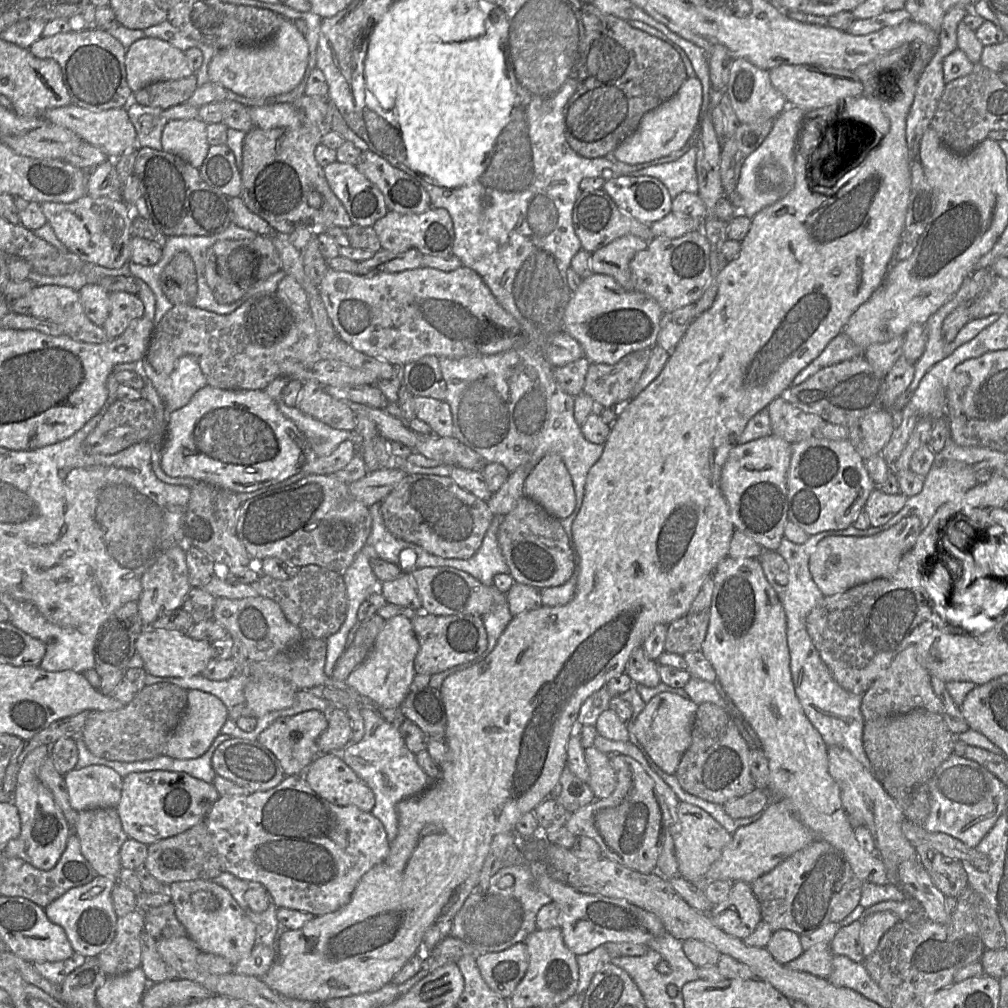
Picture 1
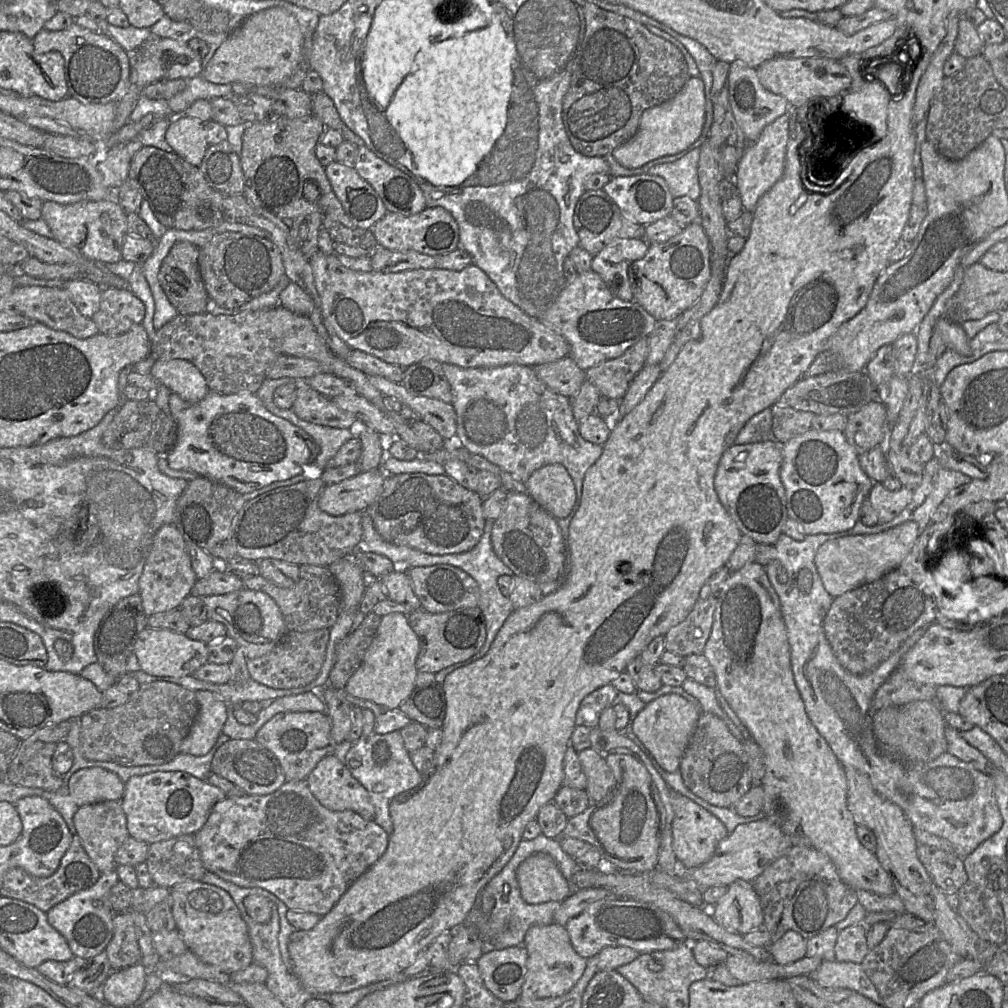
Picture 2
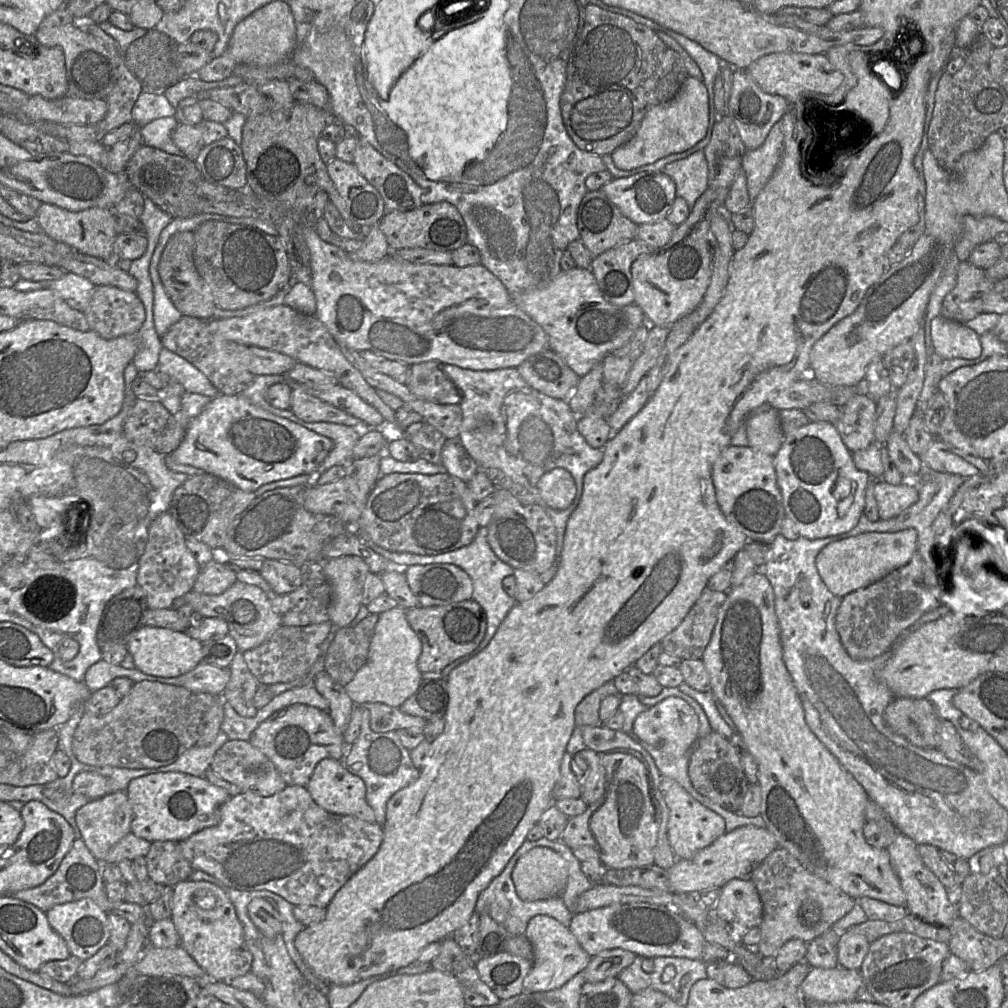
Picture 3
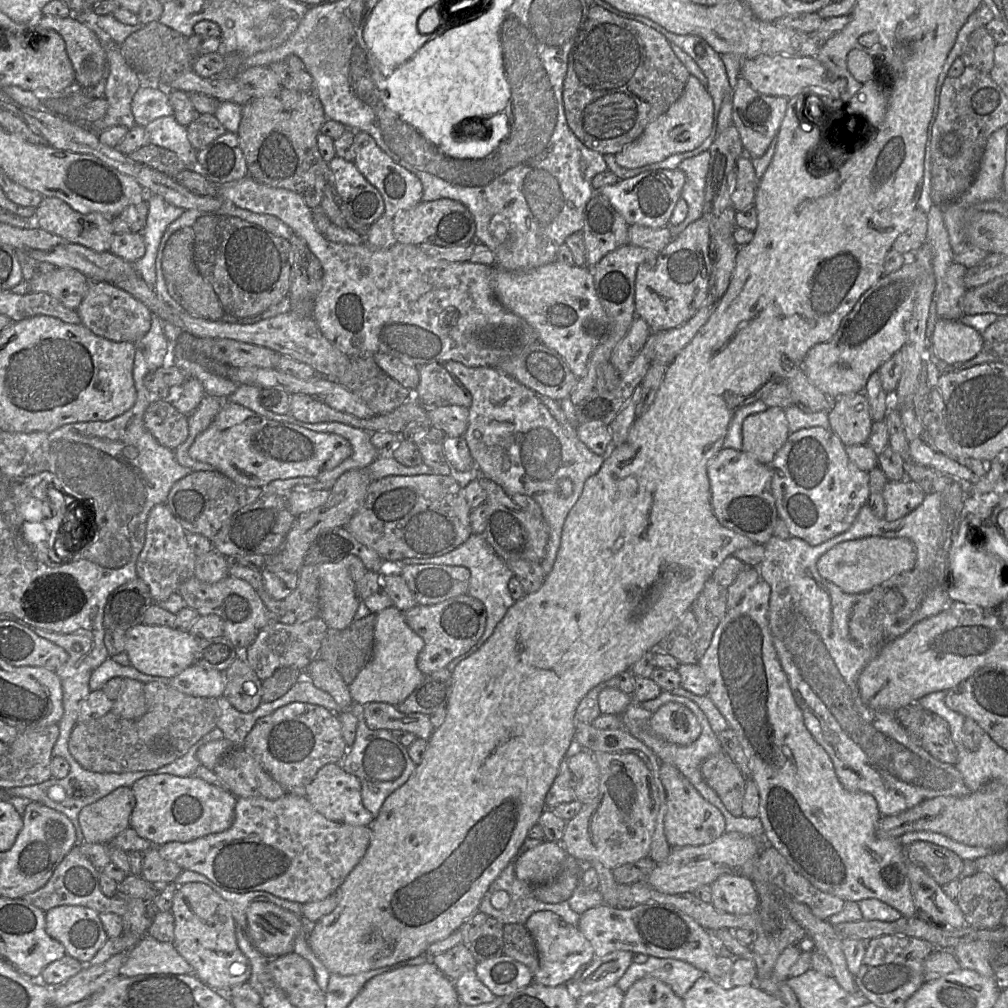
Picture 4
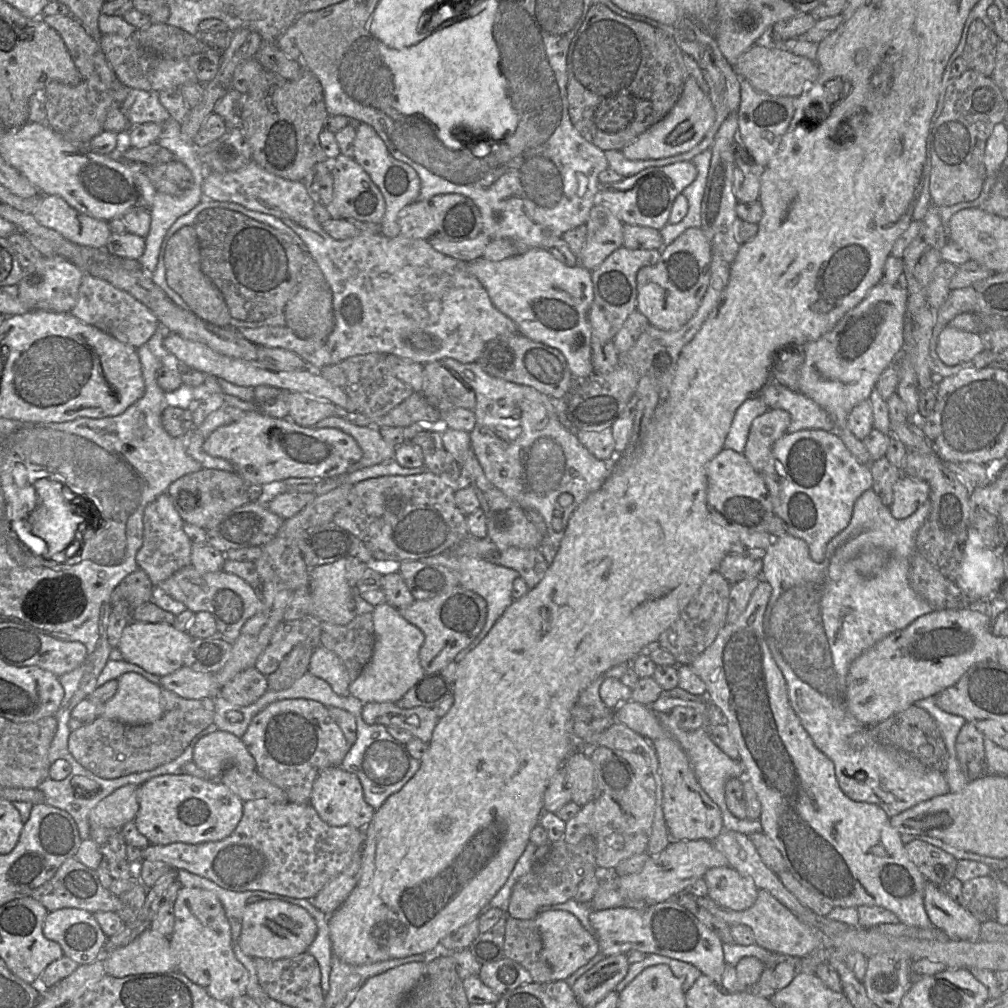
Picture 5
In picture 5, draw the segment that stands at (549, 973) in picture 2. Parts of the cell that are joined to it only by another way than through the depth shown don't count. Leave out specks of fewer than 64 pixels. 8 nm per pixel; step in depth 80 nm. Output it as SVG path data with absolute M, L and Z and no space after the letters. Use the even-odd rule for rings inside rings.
M554 910L539 913L535 923L543 942L543 955L552 970L554 981L566 980L580 967L586 965L598 952L599 944L572 913Z

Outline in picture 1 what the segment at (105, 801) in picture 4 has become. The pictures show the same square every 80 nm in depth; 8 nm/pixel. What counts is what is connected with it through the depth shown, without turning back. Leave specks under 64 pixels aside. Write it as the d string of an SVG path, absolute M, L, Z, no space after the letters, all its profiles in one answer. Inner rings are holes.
M94 808L78 811L73 832L79 838L81 853L89 861L99 876L118 879L122 869L120 848L128 839L124 832L116 808Z

